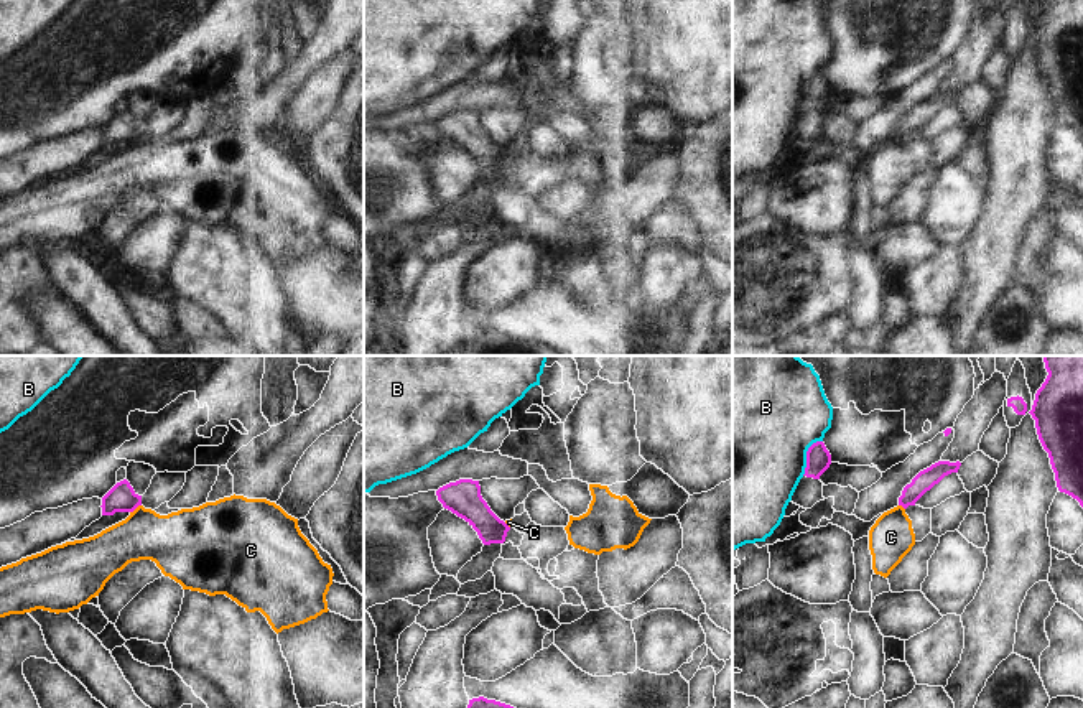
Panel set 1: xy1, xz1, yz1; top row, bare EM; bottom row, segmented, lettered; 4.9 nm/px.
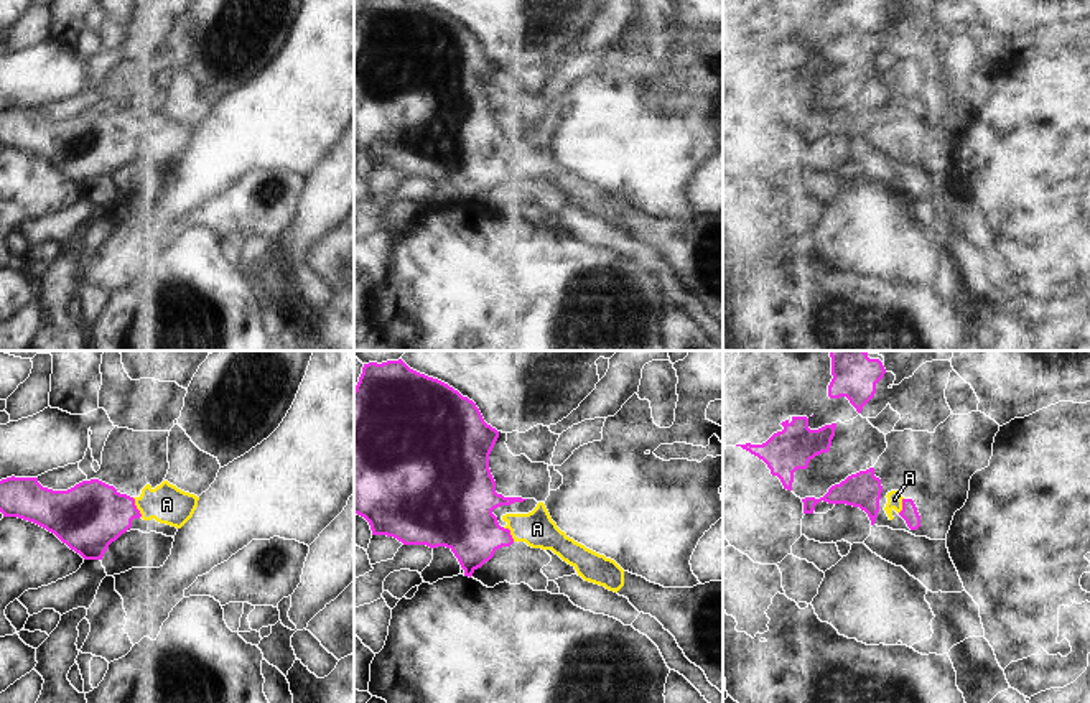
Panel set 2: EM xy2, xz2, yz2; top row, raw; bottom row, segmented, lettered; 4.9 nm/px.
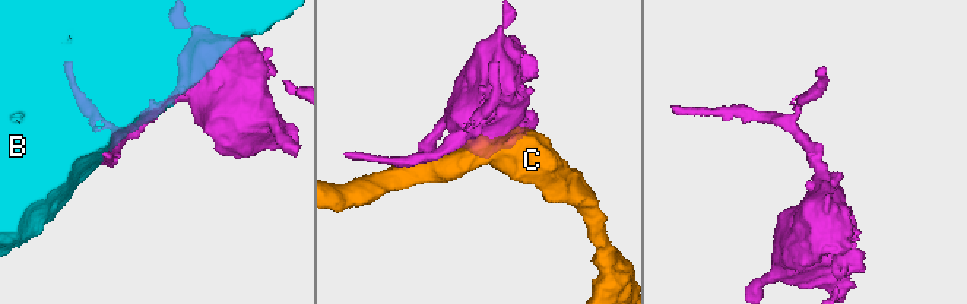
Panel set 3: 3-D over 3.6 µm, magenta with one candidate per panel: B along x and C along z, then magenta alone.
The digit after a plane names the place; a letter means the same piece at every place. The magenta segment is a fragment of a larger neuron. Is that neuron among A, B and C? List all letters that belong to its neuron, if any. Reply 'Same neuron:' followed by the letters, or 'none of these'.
Same neuron: A

